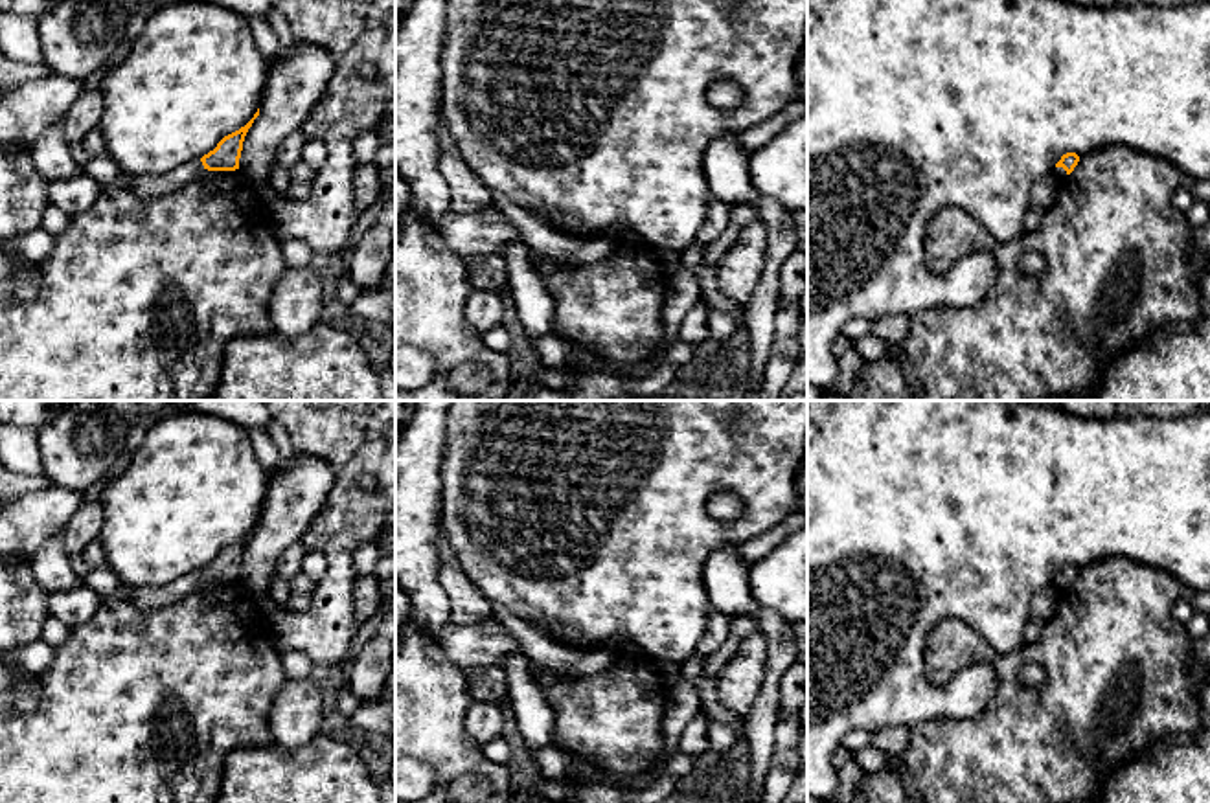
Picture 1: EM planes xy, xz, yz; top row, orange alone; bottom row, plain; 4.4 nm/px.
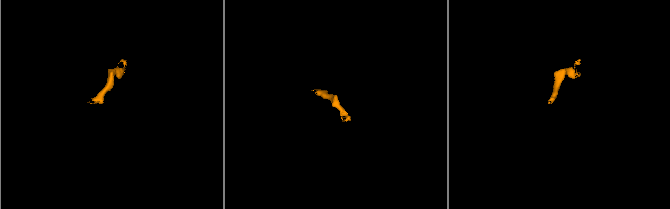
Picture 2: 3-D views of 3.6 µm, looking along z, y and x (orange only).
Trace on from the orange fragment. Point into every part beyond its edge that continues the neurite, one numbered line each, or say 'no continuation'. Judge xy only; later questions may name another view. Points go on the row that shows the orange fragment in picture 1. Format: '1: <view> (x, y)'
1: xy (144, 186)

